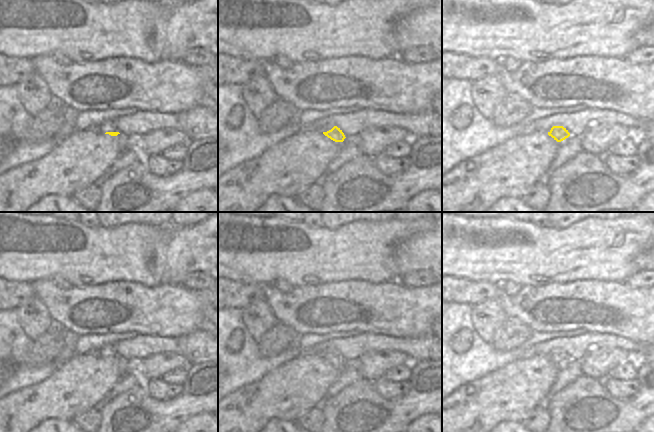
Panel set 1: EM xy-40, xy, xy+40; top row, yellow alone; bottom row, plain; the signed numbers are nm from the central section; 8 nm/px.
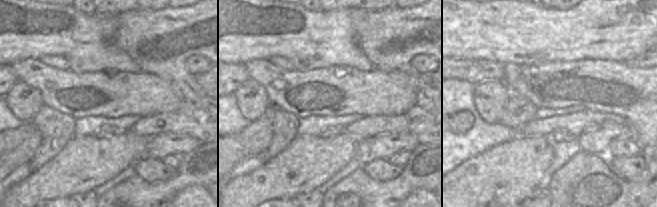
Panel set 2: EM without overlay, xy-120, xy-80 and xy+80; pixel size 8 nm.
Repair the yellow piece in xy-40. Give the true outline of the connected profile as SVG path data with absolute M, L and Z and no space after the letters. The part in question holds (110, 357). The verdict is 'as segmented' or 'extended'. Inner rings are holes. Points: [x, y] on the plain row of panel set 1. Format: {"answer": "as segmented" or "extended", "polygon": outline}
{"answer": "extended", "polygon": "M107 344L99 350L95 351L93 354L103 358L109 358L111 360L117 360L118 358L120 358L114 344Z"}

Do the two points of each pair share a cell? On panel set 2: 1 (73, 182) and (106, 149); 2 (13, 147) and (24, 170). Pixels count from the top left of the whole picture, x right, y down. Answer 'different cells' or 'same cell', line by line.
1: same cell
2: different cells

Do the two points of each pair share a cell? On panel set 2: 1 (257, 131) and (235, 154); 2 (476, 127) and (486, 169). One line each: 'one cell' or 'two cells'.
1: one cell
2: two cells

